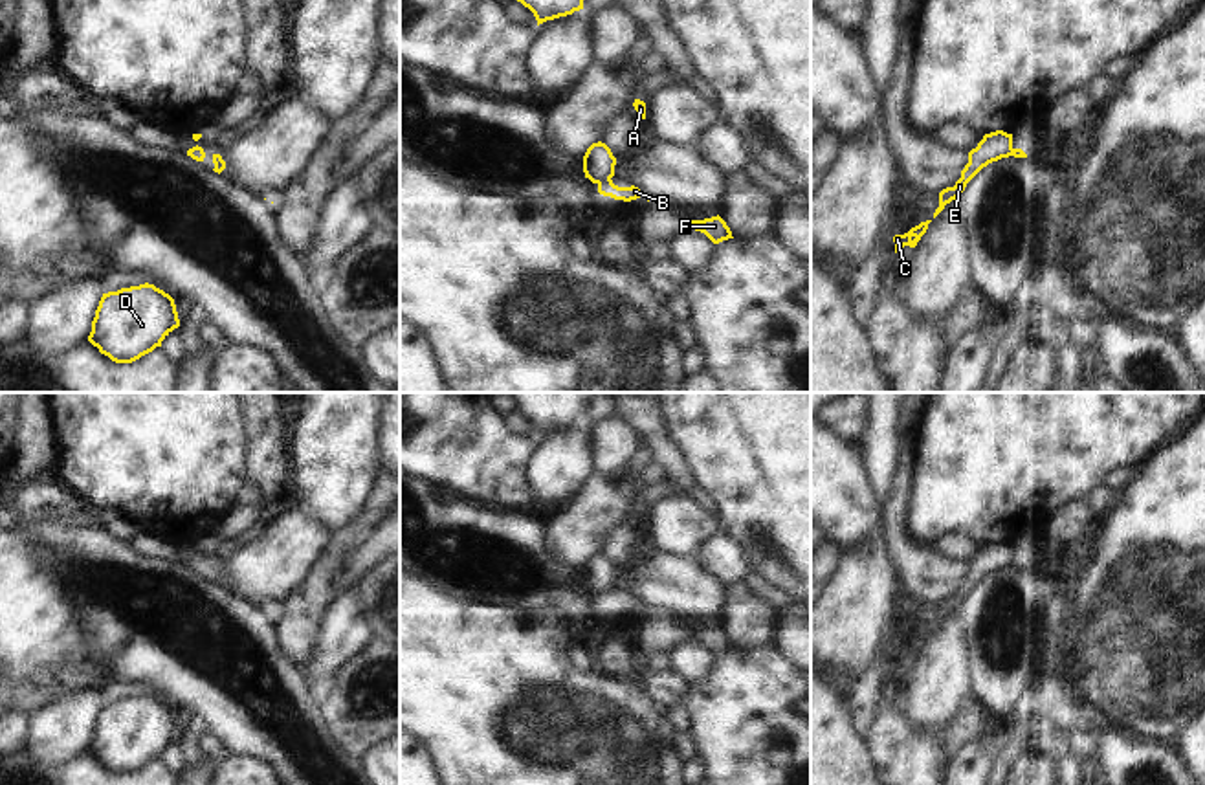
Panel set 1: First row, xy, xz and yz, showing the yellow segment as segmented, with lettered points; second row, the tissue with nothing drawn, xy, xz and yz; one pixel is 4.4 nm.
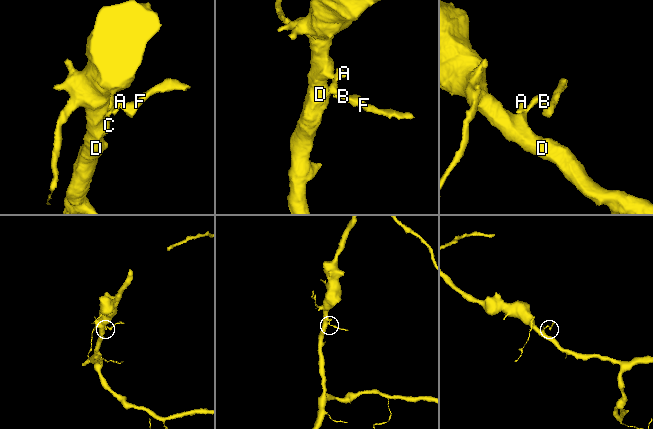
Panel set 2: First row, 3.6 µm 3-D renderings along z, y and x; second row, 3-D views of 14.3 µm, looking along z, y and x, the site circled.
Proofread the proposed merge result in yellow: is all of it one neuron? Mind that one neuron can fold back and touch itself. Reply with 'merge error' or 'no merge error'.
merge error

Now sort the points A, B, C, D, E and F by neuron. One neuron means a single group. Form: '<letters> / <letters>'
A C D E / B F

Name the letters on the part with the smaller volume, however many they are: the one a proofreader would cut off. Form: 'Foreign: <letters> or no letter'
Foreign: B, F

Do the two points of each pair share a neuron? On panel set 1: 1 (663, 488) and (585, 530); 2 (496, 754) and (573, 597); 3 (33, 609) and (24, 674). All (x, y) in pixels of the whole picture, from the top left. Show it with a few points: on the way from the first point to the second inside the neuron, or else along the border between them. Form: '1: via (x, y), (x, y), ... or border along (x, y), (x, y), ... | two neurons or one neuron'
1: via (644, 501), (611, 505), (604, 512) | one neuron
2: border along (521, 608), (538, 613), (556, 606), (563, 613) | two neurons
3: via (24, 626), (24, 657) | one neuron

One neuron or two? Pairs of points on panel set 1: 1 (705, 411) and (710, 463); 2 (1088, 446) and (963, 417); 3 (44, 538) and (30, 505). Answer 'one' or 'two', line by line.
1: one
2: one
3: two

